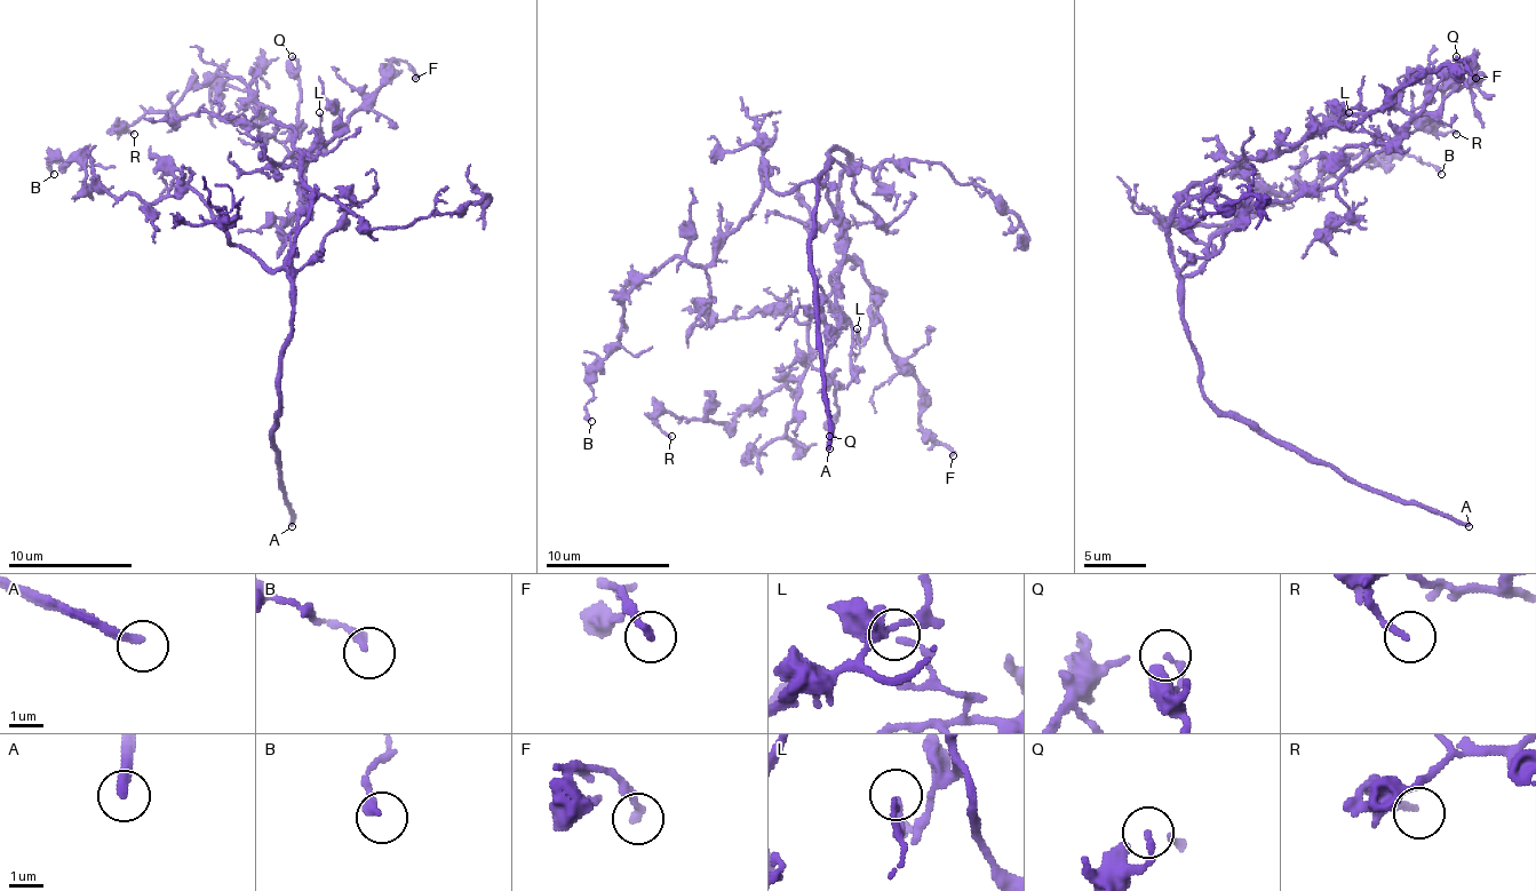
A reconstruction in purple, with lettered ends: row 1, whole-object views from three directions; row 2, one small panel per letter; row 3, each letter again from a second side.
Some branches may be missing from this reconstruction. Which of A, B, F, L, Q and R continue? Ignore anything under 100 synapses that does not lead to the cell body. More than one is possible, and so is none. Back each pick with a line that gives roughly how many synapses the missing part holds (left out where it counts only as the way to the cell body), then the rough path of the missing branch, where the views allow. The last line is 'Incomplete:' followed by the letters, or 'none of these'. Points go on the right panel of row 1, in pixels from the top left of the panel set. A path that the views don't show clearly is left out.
A: about 120 synapses
Incomplete: A

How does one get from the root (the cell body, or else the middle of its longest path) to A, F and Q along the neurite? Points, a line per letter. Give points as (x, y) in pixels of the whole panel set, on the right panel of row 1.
A: (1169, 248), (1200, 390), (1218, 410), (1360, 484), (1469, 526)
F: (1169, 248), (1172, 208), (1193, 187), (1329, 125), (1354, 128), (1419, 76), (1463, 63), (1475, 78)
Q: (1169, 248), (1175, 270), (1191, 276), (1209, 243), (1252, 205), (1329, 190), (1410, 121), (1456, 56)

